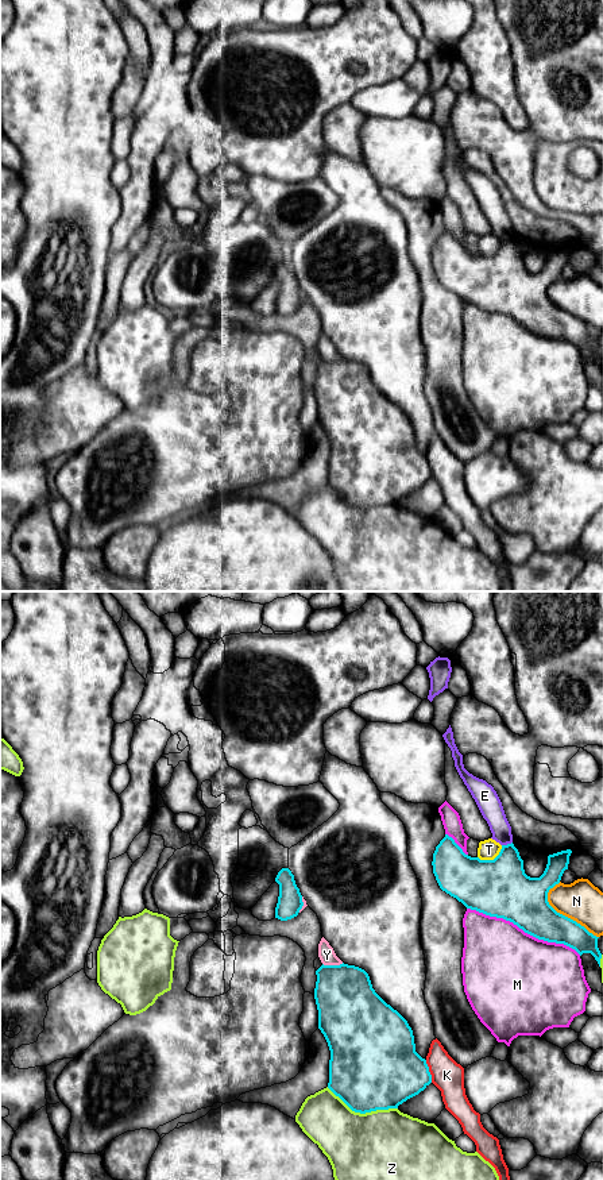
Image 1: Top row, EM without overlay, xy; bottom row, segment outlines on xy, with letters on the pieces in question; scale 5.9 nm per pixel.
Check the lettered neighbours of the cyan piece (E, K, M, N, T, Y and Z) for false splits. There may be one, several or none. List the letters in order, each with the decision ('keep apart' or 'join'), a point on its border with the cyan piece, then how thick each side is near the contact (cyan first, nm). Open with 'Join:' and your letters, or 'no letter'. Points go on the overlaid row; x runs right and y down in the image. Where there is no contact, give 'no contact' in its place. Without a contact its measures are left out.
Join: no letter
E: keep apart | xy (507, 844) | 320/140 nm
K: keep apart | xy (428, 1071) | 420/190 nm
M: keep apart | xy (524, 930) | 320/480 nm
N: keep apart | xy (564, 916) | 280/240 nm
T: keep apart | xy (491, 860) | 340/120 nm
Y: keep apart | xy (332, 966) | 360/100 nm
Z: keep apart | xy (362, 1113) | 460/420 nm

